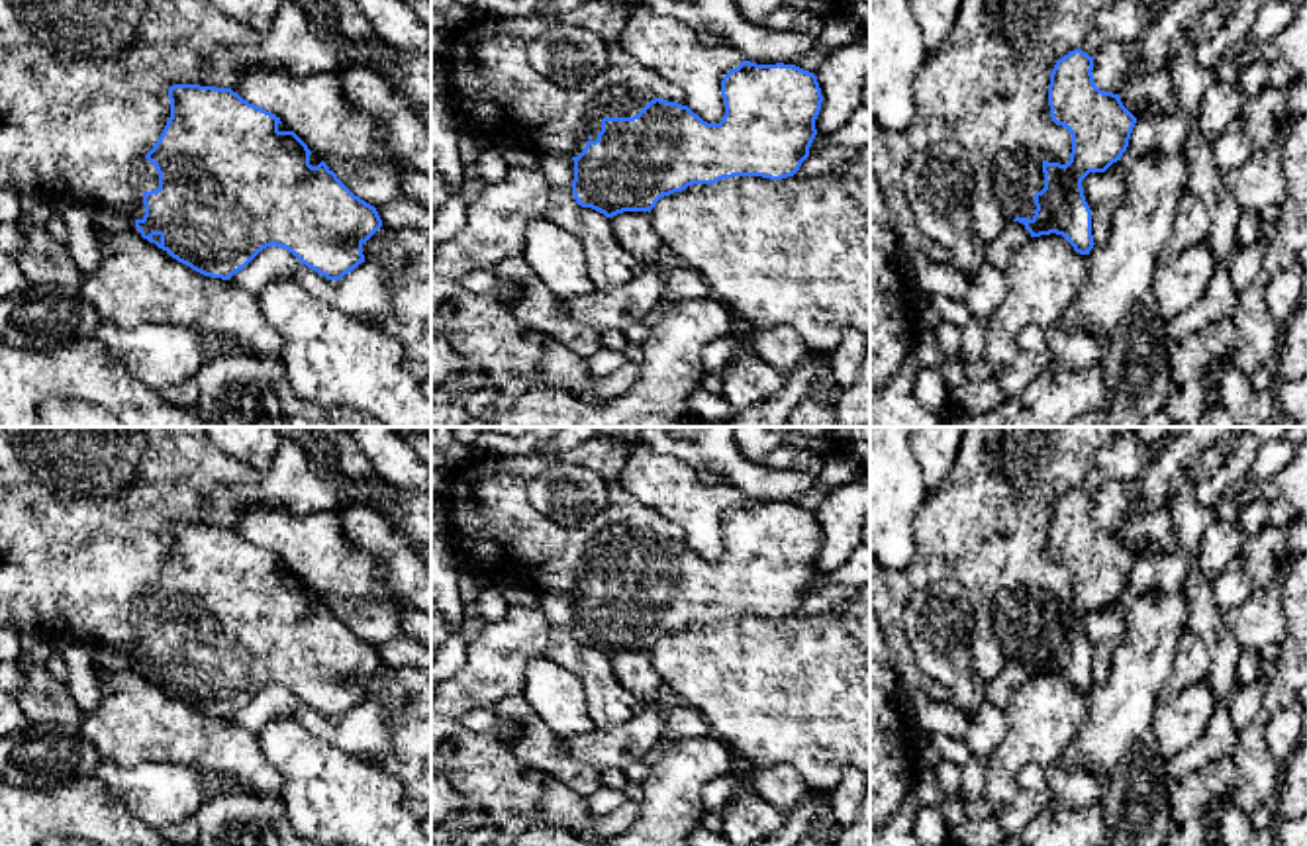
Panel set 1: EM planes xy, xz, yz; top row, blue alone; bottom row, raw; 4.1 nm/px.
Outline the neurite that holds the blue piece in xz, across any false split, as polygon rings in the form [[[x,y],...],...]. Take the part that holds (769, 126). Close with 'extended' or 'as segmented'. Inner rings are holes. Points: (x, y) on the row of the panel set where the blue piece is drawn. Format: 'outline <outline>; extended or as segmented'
outline [[[743,61],[721,80],[725,116],[707,123],[688,106],[643,90],[604,90],[588,102],[574,135],[572,194],[578,206],[605,217],[649,212],[656,202],[692,184],[715,184],[733,176],[782,180],[794,176],[809,157],[821,110],[817,76],[796,65]]]; extended

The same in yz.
outline [[[1074,49],[1050,72],[1050,118],[1072,135],[1070,161],[995,159],[990,180],[1011,221],[1023,223],[1031,237],[1062,235],[1080,255],[1095,245],[1082,180],[1121,161],[1137,123],[1119,94],[1095,86],[1091,70],[1093,57]]]; extended

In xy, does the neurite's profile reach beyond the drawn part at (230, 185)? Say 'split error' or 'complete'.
split error

